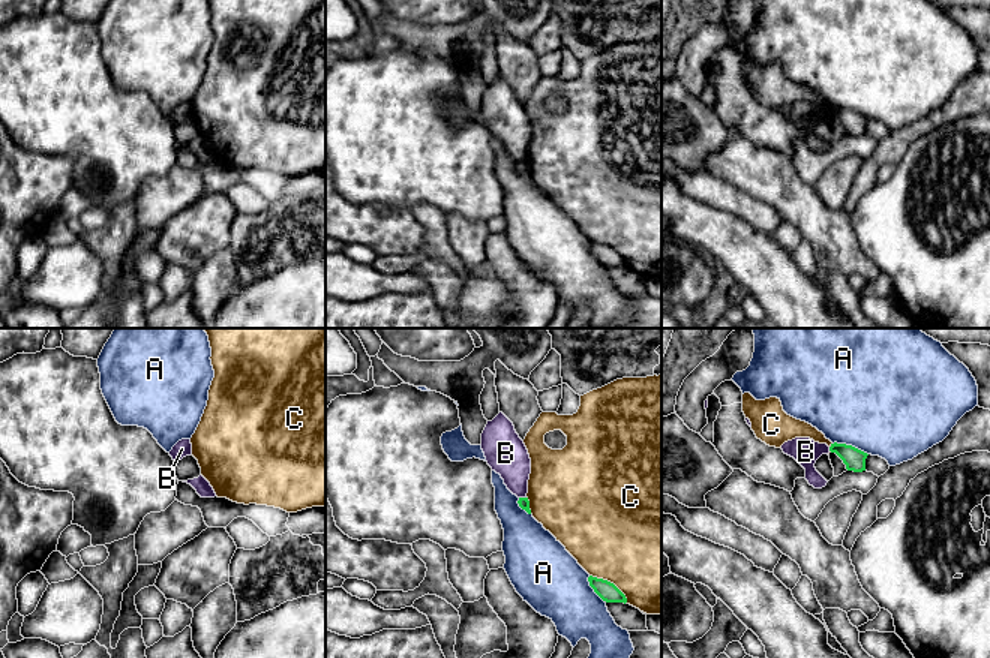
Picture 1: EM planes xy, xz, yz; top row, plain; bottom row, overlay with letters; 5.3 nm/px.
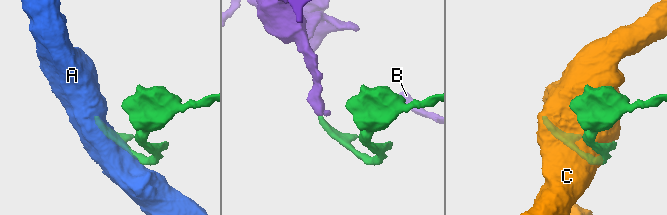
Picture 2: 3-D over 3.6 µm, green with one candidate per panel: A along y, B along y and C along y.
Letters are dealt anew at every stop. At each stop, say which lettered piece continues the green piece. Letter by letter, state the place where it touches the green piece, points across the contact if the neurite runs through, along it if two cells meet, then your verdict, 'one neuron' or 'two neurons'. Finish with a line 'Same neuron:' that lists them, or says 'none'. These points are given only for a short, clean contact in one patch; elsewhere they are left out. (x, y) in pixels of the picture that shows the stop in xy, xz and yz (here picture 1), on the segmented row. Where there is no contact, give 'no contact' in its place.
A: contact yz (851, 445); two neurons
B: contact xz (522, 498); border xz (519, 496), (525, 498); two neurons
C: contact xz (609, 582); two neurons
Same neuron: none

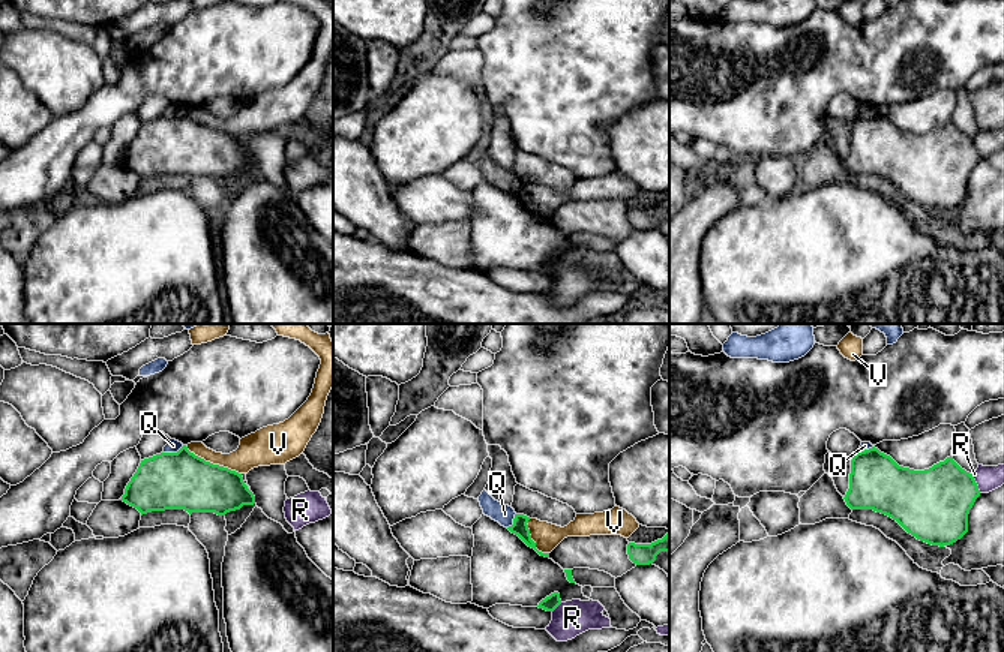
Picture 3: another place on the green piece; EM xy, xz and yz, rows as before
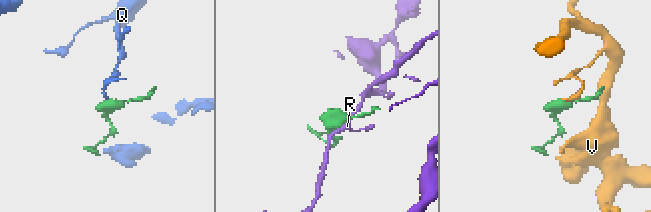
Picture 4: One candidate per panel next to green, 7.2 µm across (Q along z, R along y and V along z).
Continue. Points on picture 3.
Q: contact xy (173, 453); border xy (183, 445), (176, 451), (164, 453); two neurons
R: contact yz (976, 483); two neurons
V: contact xy (212, 463); border xy (185, 445), (206, 460), (240, 474); two neurons
Same neuron: none

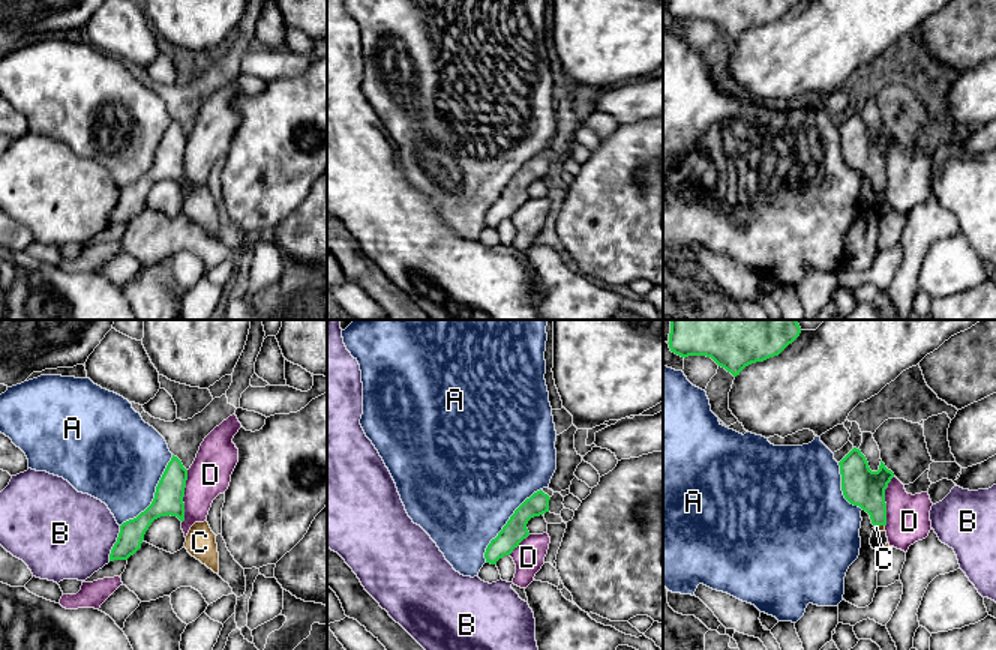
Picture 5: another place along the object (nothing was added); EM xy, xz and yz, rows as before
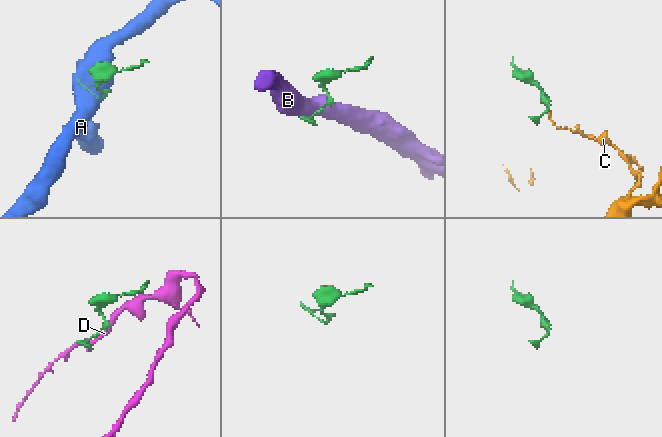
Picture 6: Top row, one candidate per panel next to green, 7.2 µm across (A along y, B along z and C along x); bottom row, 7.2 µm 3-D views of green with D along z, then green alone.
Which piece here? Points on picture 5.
A: contact xy (155, 494); two neurons
B: contact xy (114, 544); two neurons
C: contact yz (879, 524); way yz (861, 487), (878, 511), (879, 524), (876, 527); one neuron
D: contact xy (183, 496); border xy (188, 470), (182, 523); two neurons
Same neuron: C

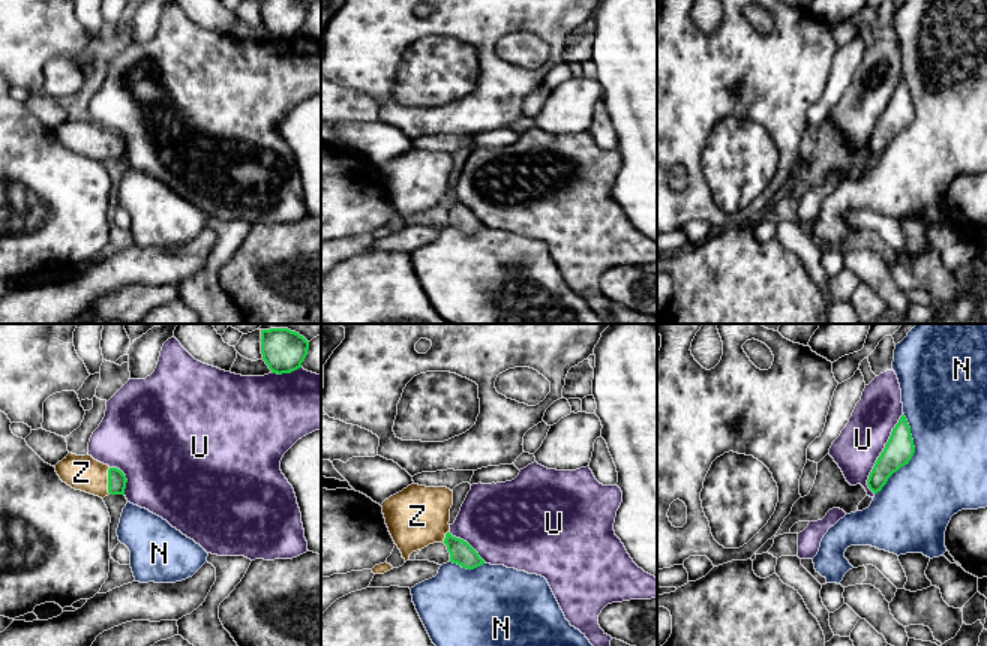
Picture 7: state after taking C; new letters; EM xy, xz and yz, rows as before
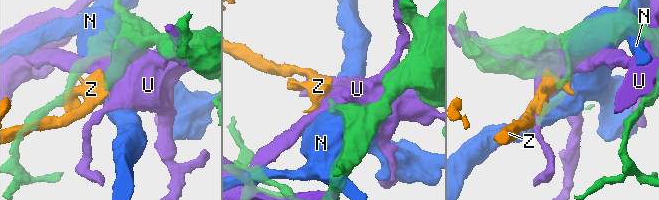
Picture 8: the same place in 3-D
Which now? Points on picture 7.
N: contact yz (912, 454); two neurons
U: contact yz (881, 454); two neurons
Z: contact xy (108, 481); way xy (117, 480), (108, 481), (81, 472); one neuron
Same neuron: Z

